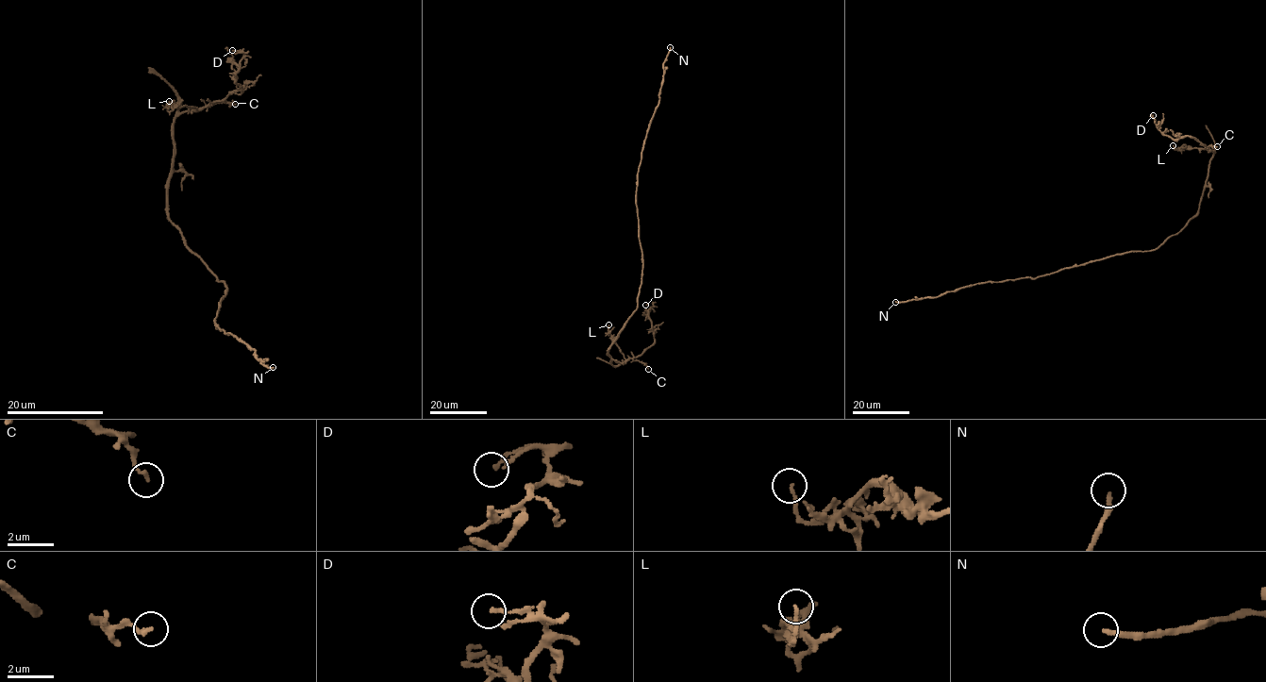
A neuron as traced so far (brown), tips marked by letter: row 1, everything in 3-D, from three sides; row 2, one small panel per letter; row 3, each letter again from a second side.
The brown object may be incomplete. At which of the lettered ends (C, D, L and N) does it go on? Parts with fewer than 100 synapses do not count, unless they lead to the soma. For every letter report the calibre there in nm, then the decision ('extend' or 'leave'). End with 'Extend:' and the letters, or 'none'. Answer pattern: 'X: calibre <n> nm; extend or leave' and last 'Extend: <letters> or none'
C: calibre 180 nm; leave
D: calibre 160 nm; leave
L: calibre 140 nm; leave
N: calibre 200 nm; extend
Extend: N

